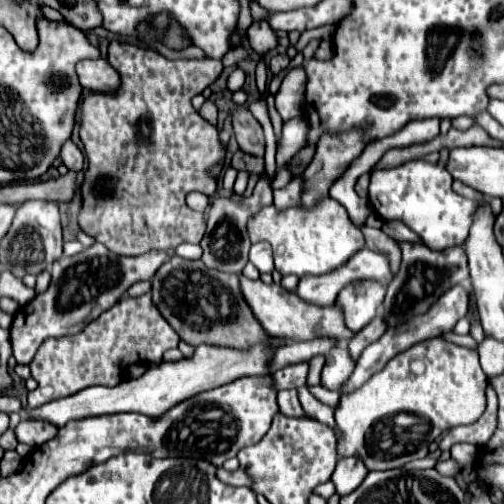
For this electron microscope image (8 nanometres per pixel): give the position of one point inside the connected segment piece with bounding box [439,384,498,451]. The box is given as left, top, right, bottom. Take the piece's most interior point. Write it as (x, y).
(479, 432)

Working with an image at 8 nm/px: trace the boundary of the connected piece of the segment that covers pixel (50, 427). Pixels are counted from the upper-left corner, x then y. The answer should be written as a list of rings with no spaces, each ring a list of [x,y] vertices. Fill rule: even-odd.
[[[21,419],[21,423],[17,425],[15,429],[15,435],[17,435],[17,441],[21,443],[27,443],[31,447],[37,447],[37,445],[43,445],[45,441],[53,439],[57,435],[57,427],[49,421],[41,421],[41,419]]]

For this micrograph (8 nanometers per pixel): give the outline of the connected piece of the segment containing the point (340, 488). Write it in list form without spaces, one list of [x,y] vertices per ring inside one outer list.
[[[357,457],[339,459],[337,467],[333,471],[333,477],[331,477],[335,487],[337,487],[337,495],[345,497],[351,491],[355,491],[361,485],[361,481],[365,479],[367,473],[369,471],[367,471],[367,467],[363,465],[361,459],[357,459]]]

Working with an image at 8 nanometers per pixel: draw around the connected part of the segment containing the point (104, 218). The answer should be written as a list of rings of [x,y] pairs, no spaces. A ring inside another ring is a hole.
[[[111,41],[109,43],[107,59],[121,73],[121,87],[115,93],[89,93],[89,95],[85,95],[83,105],[81,105],[81,133],[79,135],[81,135],[83,147],[85,147],[85,155],[87,155],[87,169],[85,169],[85,181],[81,183],[83,209],[79,213],[79,225],[87,235],[95,237],[95,241],[103,243],[115,255],[131,255],[131,257],[135,257],[135,255],[143,255],[143,253],[153,251],[153,249],[163,249],[167,253],[173,253],[175,247],[181,245],[181,243],[199,243],[203,239],[203,235],[205,235],[205,215],[193,213],[185,205],[185,197],[191,191],[203,191],[205,195],[215,193],[217,181],[207,175],[207,169],[225,159],[225,149],[219,143],[217,129],[213,125],[209,125],[193,109],[191,97],[203,93],[203,89],[209,87],[221,75],[223,65],[217,59],[175,59],[175,61],[171,61],[171,59],[163,57],[161,53],[157,53],[153,49],[143,49],[143,47],[137,47],[137,45],[131,45],[131,43],[121,43],[121,41]]]

